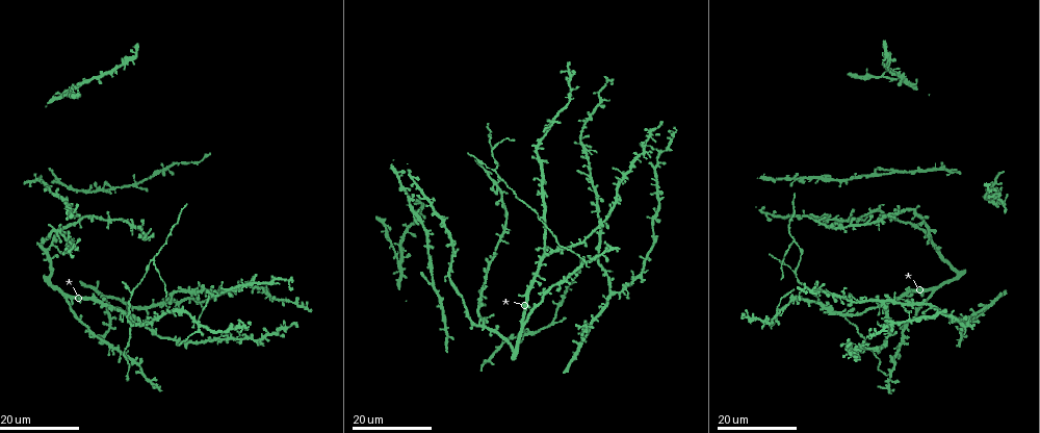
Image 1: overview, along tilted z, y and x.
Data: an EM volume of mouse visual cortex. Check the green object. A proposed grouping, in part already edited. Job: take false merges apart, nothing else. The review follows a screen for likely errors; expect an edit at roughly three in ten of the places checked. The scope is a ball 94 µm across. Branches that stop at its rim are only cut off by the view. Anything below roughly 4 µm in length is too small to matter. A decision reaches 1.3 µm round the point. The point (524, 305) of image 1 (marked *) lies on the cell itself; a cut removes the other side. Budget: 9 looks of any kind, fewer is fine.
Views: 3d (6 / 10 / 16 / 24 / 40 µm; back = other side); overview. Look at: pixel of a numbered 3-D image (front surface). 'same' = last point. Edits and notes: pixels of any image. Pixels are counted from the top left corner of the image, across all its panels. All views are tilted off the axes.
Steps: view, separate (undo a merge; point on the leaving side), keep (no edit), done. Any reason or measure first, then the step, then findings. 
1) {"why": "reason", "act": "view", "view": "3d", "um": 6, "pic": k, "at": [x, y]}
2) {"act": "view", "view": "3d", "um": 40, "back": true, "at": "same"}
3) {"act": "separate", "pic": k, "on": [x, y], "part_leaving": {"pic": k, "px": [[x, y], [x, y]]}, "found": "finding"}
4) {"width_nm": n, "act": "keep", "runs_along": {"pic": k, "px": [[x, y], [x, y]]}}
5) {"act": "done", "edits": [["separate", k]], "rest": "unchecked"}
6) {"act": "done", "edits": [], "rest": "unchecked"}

{"why": "four arms meet", "act": "view", "view": "3d", "um": 24, "pic": 1, "at": [199, 326]}

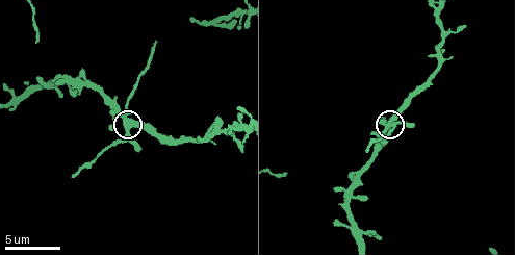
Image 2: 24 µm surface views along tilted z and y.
{"act": "view", "view": "3d", "um": 6, "pic": 2, "at": [132, 127]}

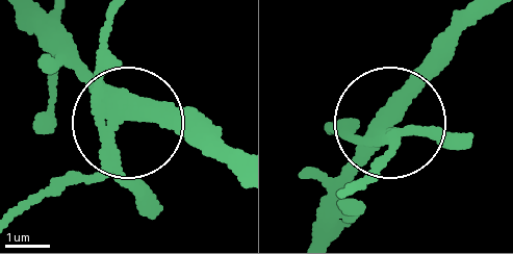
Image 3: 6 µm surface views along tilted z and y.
{"arms": 4, "act": "separate", "pic": 3, "on": [97, 51], "part_leaving": {"pic": 3, "px": [[105, 110], [107, 14]]}, "found": "a second cell is stuck on"}

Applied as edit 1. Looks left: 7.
{"why": "three arms meet", "act": "view", "view": "3d", "um": 24, "pic": 1, "at": [795, 273]}

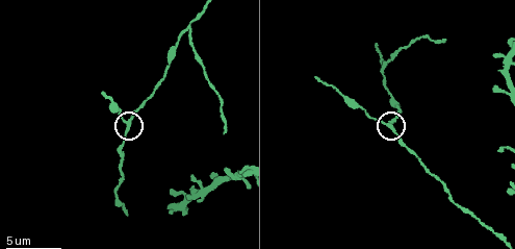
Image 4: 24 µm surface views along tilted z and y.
{"act": "view", "view": "3d", "um": 6, "pic": 4, "at": [126, 123]}

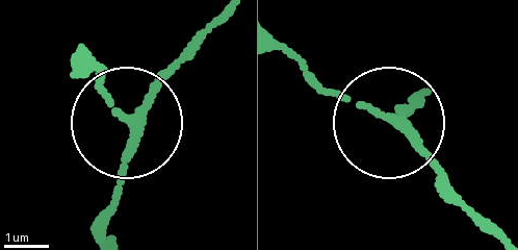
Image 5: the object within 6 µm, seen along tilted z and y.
{"act": "keep", "runs_along": {"pic": 5, "px": [[489, 226], [397, 126], [278, 47]]}, "found": "all the same cell"}

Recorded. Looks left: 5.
{"why": "arms part here", "act": "view", "view": "3d", "um": 16, "pic": 4, "at": [191, 29]}

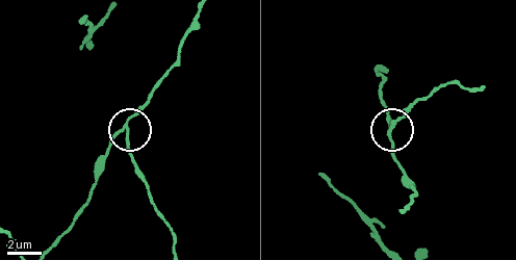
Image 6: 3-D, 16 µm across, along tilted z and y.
{"width_nm": 130, "act": "separate", "pic": 6, "on": [127, 147], "part_leaving": {"pic": 6, "px": [[126, 126], [135, 171], [174, 241]]}, "found": "a second cell is stuck on"}

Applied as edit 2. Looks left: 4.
{"why": "see it whole again", "act": "view", "view": "overview"}

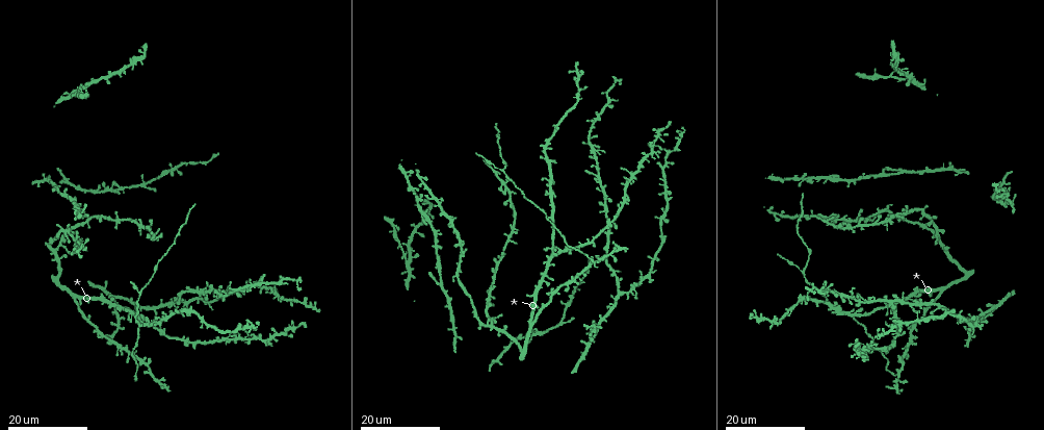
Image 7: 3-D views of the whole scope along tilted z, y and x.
{"why": "side arm on a straight run", "act": "view", "view": "3d", "um": 16, "pic": 7, "at": [186, 162]}

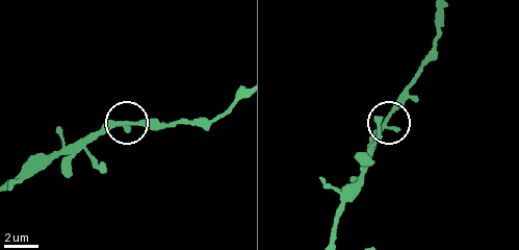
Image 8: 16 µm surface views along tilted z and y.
{"act": "view", "view": "3d", "um": 10, "pic": 8, "at": [129, 125]}

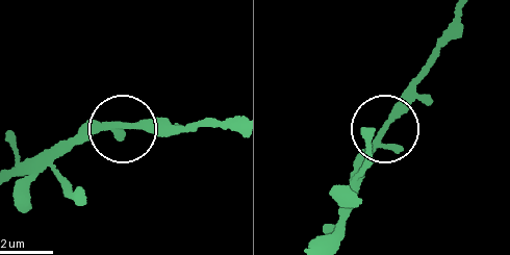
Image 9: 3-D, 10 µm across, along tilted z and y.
{"arms": 3, "act": "keep", "runs_along": {"pic": 9, "px": [[15, 175], [107, 128], [190, 129]]}, "found": "continuous, no second cell"}

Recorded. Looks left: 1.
{"act": "done", "edits": [["separate", 3], ["separate", 6]], "rest": "unchecked"}

